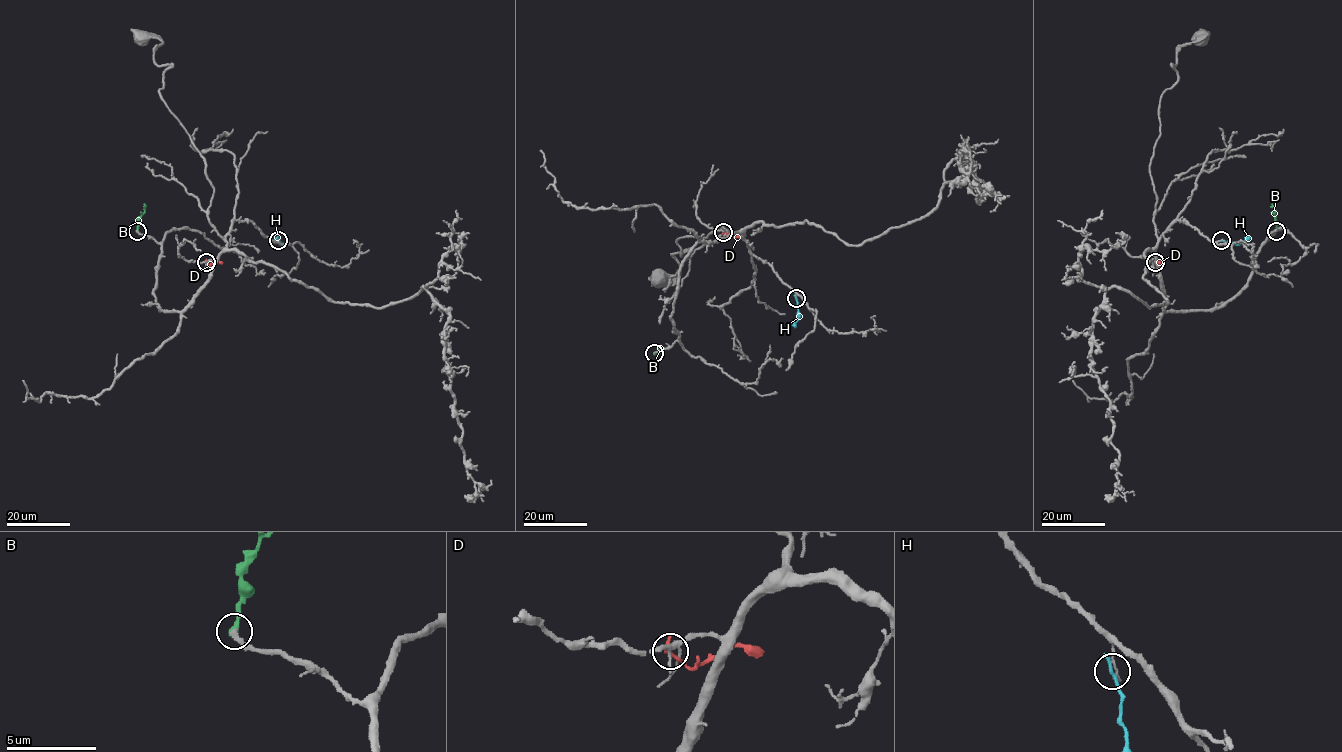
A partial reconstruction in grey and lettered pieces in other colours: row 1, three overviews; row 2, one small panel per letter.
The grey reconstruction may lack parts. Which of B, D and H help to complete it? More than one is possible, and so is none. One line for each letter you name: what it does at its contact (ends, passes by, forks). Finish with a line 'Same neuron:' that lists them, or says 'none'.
B: it ends
Same neuron: B

